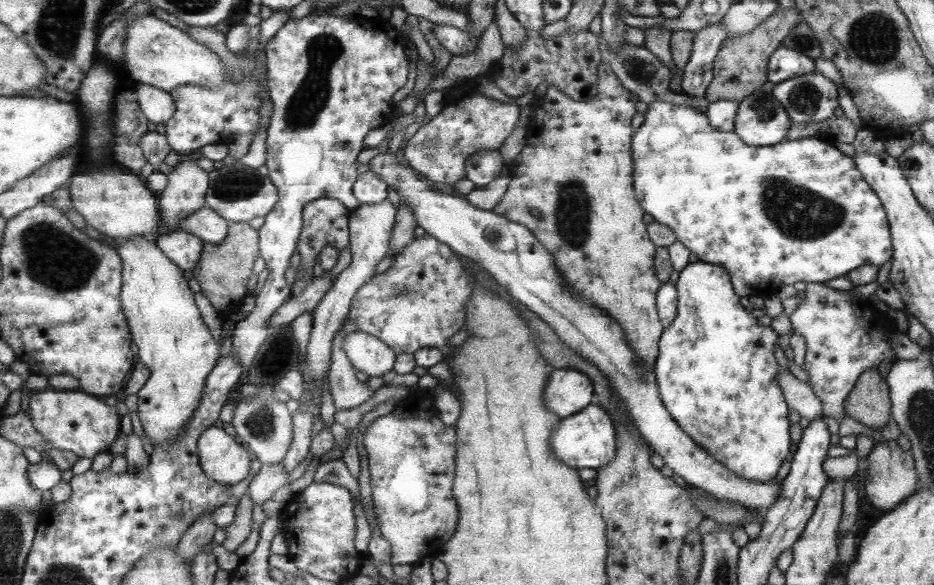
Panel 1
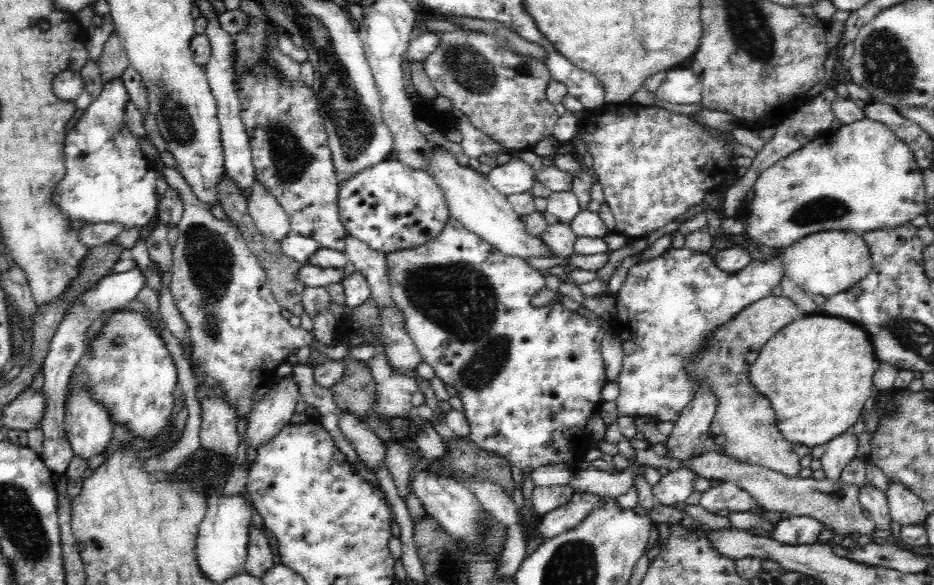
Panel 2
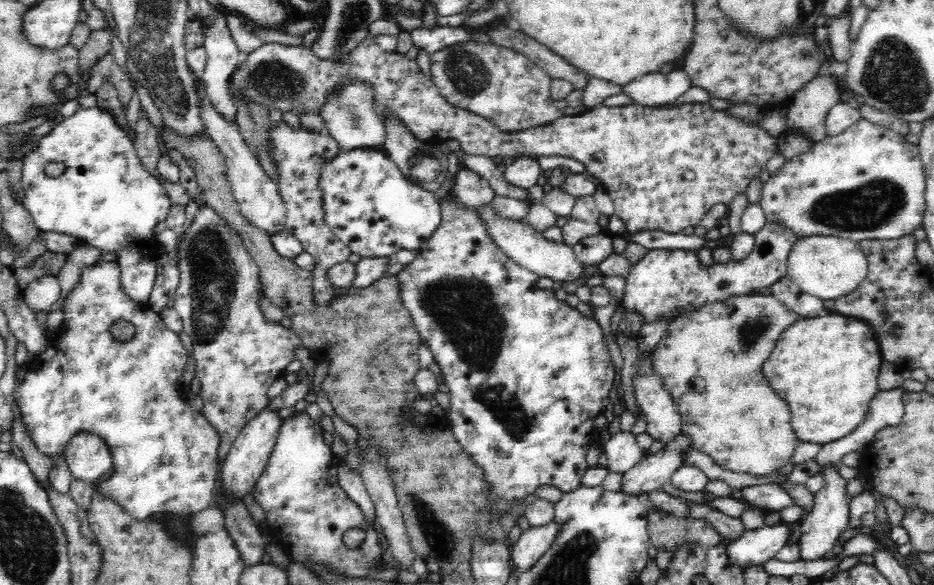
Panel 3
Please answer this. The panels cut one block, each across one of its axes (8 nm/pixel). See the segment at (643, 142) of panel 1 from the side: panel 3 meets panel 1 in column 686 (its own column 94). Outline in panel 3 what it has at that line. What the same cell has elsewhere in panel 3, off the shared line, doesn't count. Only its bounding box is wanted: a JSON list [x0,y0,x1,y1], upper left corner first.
[22,105,171,304]

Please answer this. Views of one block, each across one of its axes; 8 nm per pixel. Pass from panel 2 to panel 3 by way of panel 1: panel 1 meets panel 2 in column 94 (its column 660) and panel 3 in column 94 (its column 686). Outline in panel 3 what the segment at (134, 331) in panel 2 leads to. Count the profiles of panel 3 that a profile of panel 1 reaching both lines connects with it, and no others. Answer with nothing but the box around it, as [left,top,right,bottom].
[14,261,220,520]

